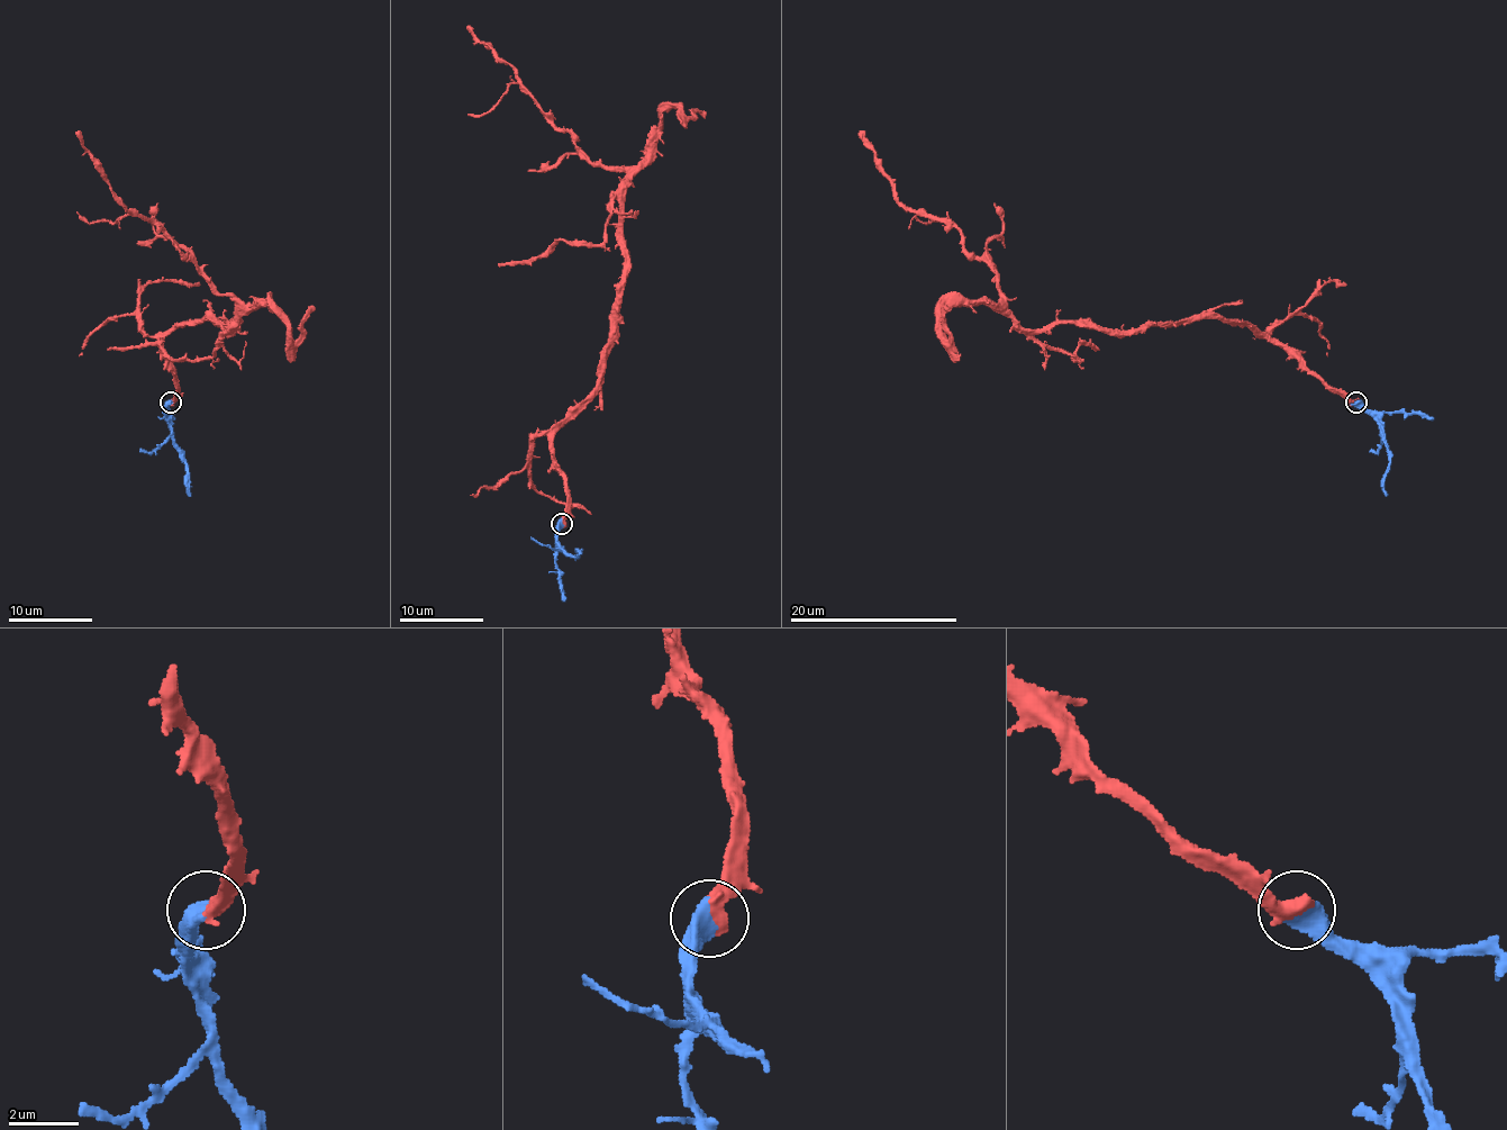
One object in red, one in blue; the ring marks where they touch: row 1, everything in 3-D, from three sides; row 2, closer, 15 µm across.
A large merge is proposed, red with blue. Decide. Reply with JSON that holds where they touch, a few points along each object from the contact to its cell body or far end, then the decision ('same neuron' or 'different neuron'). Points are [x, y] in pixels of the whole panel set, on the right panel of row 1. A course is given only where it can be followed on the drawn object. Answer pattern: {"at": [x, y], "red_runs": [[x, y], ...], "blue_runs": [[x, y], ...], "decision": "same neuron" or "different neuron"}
{"at": [1355, 403], "red_runs": [[1355, 401], [1218, 317], [1025, 330], [999, 278], [955, 227], [907, 208], [859, 130]], "blue_runs": [[1355, 401], [1374, 418], [1389, 452], [1389, 471], [1385, 478], [1387, 496]], "decision": "same neuron"}

